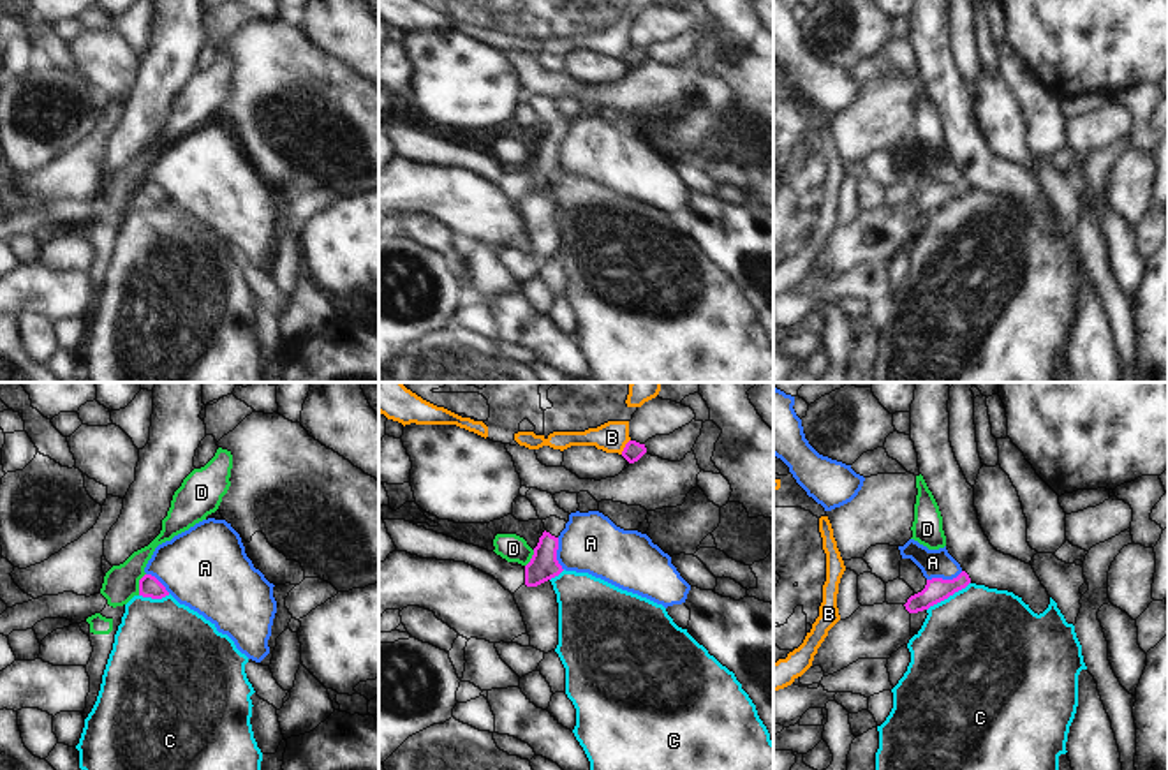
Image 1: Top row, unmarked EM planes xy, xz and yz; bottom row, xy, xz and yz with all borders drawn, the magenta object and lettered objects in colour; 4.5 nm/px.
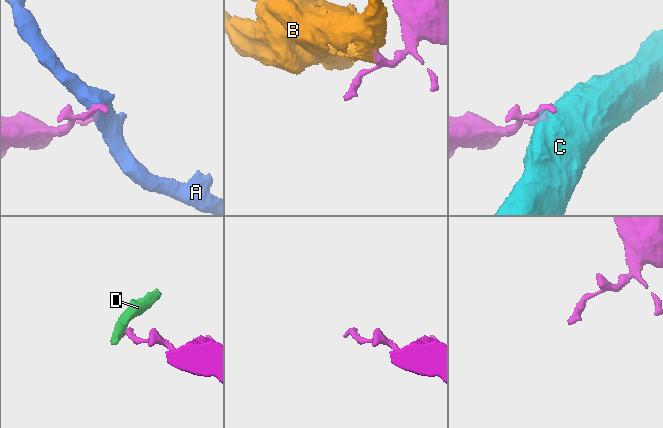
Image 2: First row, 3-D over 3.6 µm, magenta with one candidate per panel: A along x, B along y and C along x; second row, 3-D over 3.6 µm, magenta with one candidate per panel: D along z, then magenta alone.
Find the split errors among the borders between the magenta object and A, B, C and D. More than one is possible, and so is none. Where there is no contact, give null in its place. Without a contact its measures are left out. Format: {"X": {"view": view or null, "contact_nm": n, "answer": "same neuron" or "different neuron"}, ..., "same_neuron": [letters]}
{"A": {"view": "yz", "contact_nm": 170, "answer": "different neuron"}, "B": {"view": "xz", "contact_nm": 80, "answer": "different neuron"}, "C": {"view": "yz", "contact_nm": 240, "answer": "different neuron"}, "D": {"view": "xy", "contact_nm": 110, "answer": "different neuron"}, "same_neuron": []}

